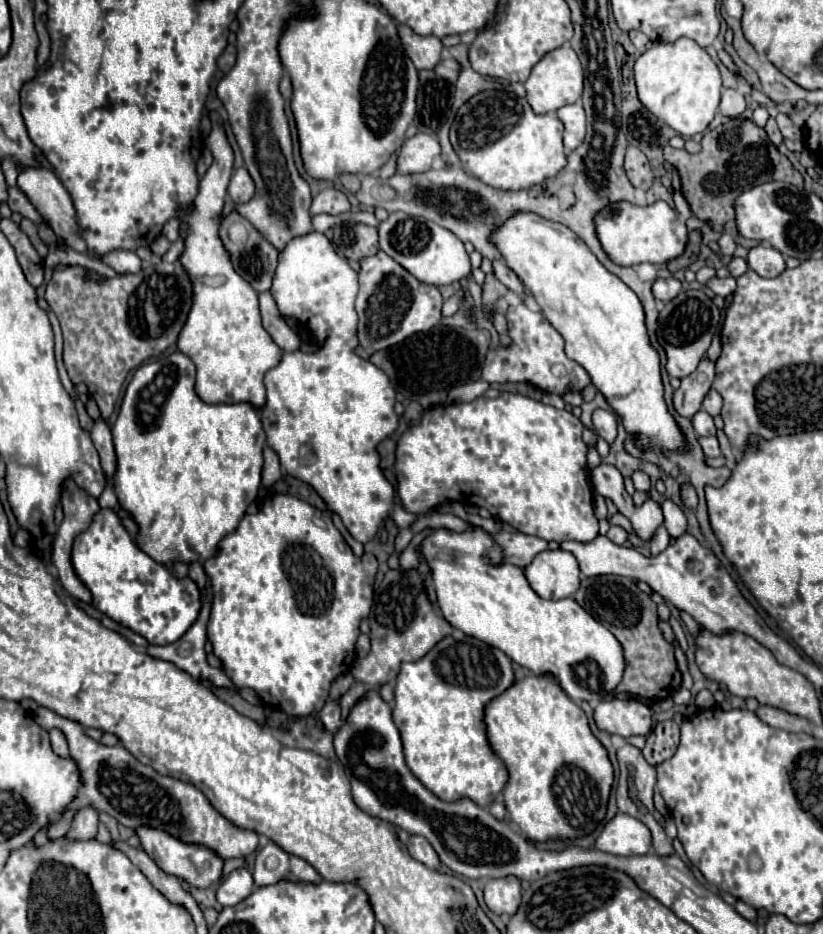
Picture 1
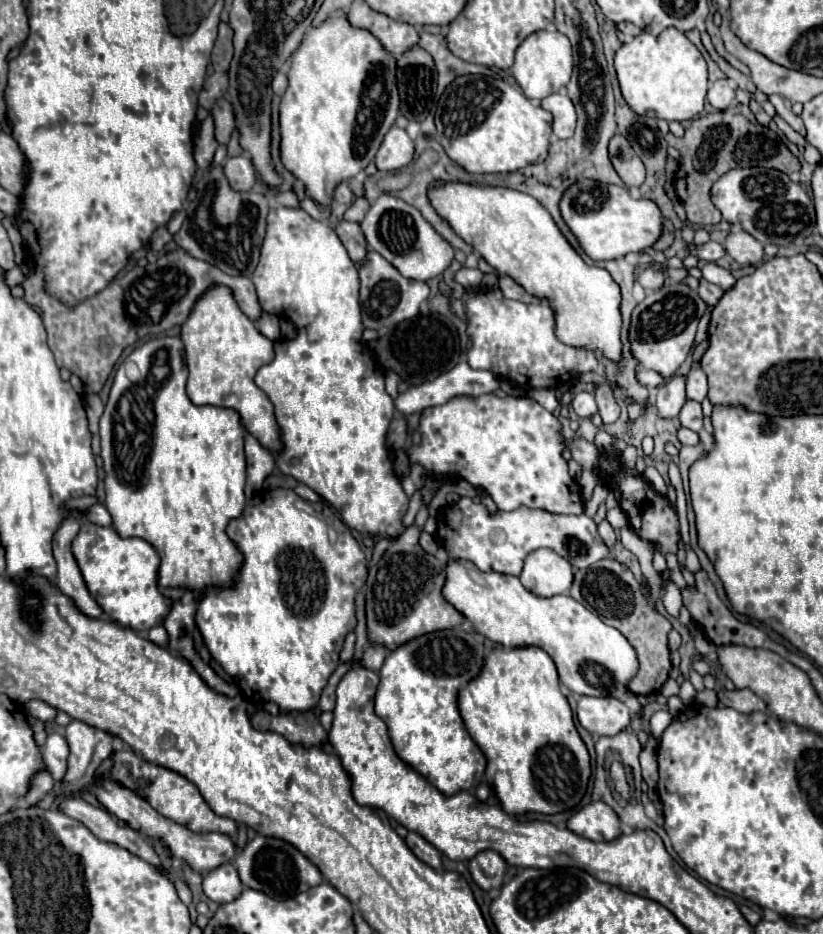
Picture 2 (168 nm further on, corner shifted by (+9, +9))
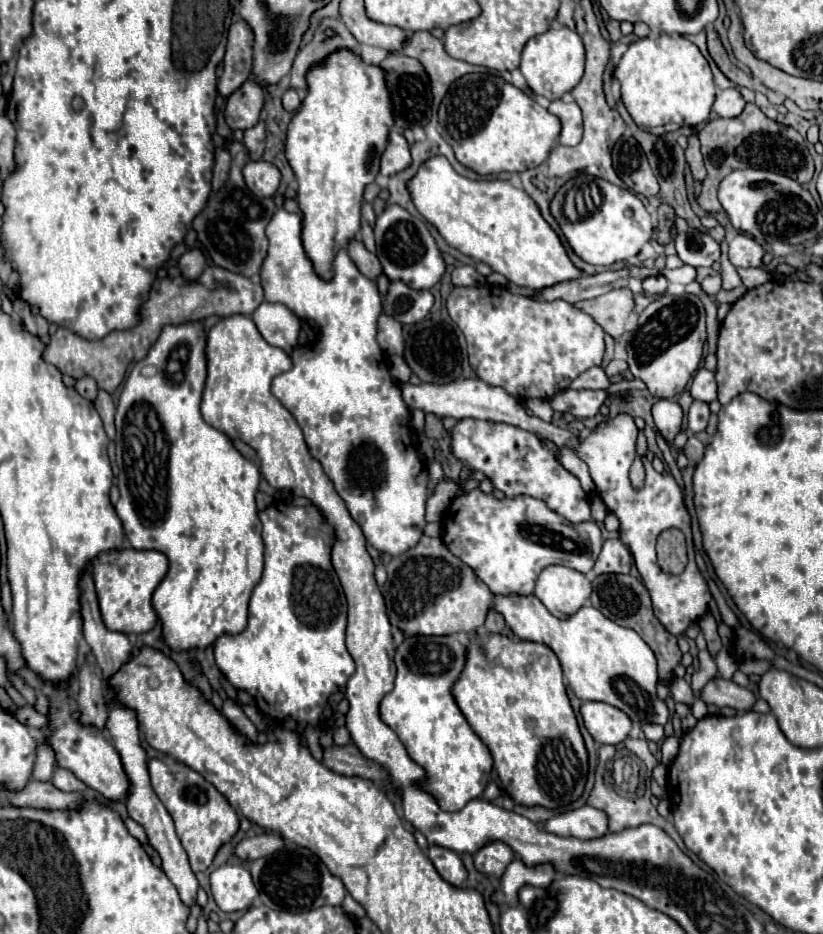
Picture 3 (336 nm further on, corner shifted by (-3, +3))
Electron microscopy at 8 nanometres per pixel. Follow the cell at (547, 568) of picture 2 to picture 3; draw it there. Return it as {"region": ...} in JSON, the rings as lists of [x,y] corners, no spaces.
{"region":[[[564,565],[546,567],[540,573],[534,591],[534,595],[558,619],[568,619],[574,615],[588,601],[590,593],[592,585],[588,577]]]}

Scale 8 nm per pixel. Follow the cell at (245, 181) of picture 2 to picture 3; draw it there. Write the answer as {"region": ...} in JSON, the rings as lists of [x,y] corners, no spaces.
{"region":[[[250,161],[242,173],[248,189],[260,197],[272,197],[280,185],[280,171],[268,161]]]}

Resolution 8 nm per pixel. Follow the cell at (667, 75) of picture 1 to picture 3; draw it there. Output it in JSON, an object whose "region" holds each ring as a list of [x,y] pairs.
{"region":[[[660,35],[632,41],[616,65],[614,77],[620,83],[622,103],[638,127],[664,125],[660,133],[652,133],[658,137],[706,121],[716,95],[708,61],[702,57],[700,49],[682,35]]]}

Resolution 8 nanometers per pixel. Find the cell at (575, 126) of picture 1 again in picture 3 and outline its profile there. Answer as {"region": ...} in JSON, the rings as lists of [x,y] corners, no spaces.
{"region":[[[556,99],[550,103],[548,111],[556,115],[562,123],[562,131],[558,137],[558,143],[562,145],[578,145],[582,139],[582,111],[580,107],[572,103],[564,103],[562,99]]]}

